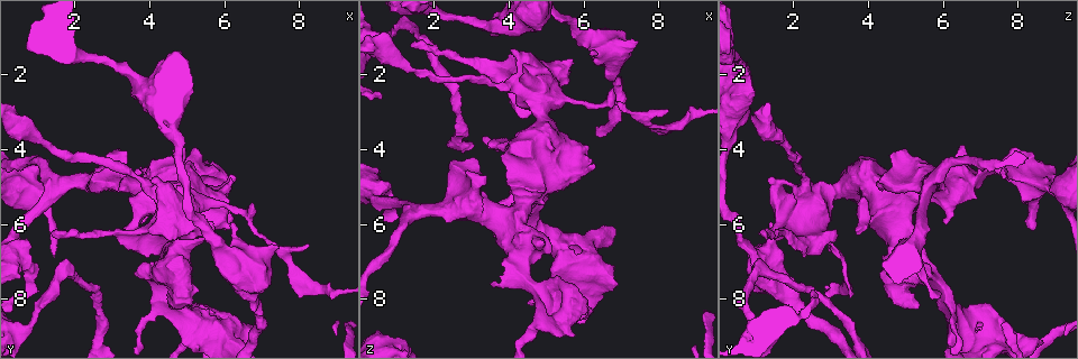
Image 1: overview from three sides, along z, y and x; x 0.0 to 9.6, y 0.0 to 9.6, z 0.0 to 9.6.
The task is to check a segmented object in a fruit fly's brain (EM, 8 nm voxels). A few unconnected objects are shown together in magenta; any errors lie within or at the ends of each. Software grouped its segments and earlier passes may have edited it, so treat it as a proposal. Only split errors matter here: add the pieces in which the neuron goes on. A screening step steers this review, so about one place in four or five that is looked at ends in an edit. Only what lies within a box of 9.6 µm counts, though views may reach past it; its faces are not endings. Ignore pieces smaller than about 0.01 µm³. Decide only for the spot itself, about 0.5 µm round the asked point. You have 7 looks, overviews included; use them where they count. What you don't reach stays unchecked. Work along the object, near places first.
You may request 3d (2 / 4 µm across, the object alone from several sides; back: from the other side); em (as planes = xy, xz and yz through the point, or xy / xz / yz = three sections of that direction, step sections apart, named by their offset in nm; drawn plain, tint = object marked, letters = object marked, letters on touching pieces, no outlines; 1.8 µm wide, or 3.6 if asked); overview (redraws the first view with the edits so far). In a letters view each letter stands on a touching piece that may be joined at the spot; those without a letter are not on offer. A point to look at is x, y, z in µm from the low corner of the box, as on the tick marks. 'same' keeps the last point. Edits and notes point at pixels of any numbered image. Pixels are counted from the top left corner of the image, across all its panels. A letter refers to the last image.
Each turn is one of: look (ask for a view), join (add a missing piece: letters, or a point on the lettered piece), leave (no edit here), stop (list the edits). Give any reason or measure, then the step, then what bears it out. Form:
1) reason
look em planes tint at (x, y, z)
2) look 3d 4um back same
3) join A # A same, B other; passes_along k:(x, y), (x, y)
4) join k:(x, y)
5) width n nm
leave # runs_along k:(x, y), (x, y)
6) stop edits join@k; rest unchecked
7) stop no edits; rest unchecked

an open end
look 3d 4um back at (7.45, 6.65, 1.10)

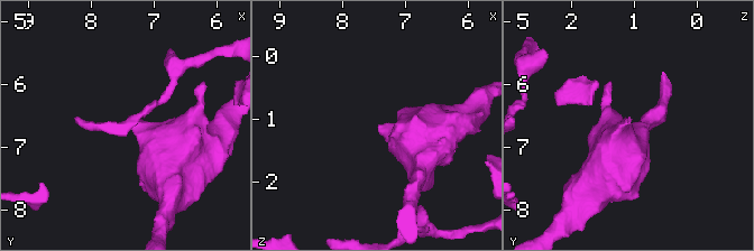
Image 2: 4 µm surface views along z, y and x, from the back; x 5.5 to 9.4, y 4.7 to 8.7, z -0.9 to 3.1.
look em 3.6um yz step 16 tint at (7.45, 6.60, 1.15)

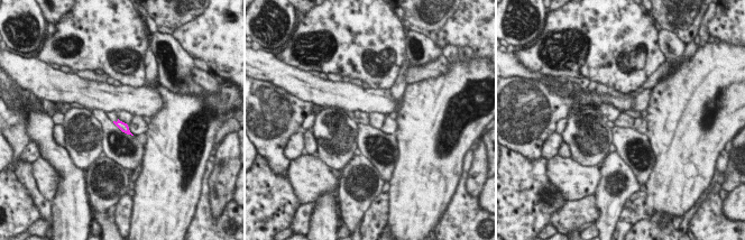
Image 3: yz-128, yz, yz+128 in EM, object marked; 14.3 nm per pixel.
look em 3.6um xy step 8 letters same

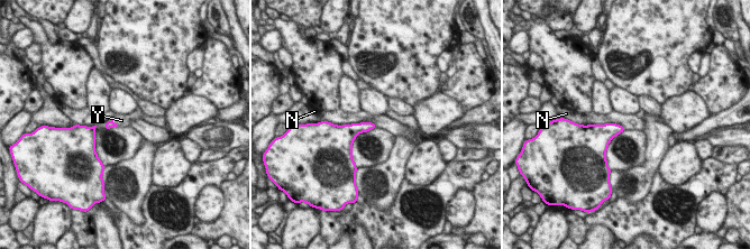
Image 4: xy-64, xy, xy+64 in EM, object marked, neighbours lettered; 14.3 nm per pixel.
join Y # N other, Y same; passes_along 4:(108, 125), (112, 121), (121, 120); the neuron continues

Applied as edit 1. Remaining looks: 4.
three-way junction
look em planes letters at (4.50, 8.00, 6.10)

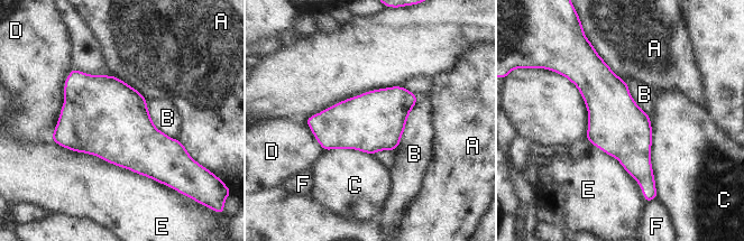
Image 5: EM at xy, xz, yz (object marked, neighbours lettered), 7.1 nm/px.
leave # A other, B other, C other, D other, E other, F other; border 5:(418, 95), (395, 150); no lettered piece goes on from it

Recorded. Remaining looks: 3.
thick turns thin
look em xz step 4 plain at (4.50, 5.15, 9.00)

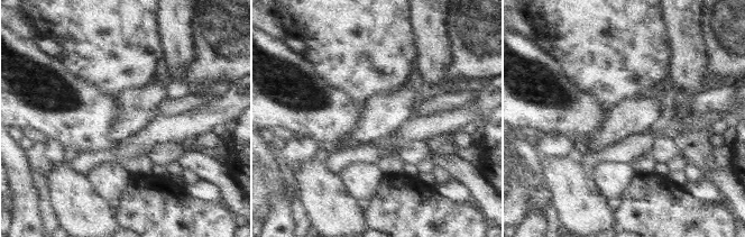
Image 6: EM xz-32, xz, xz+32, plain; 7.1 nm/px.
what lies round it
look em xz step 4 letters same

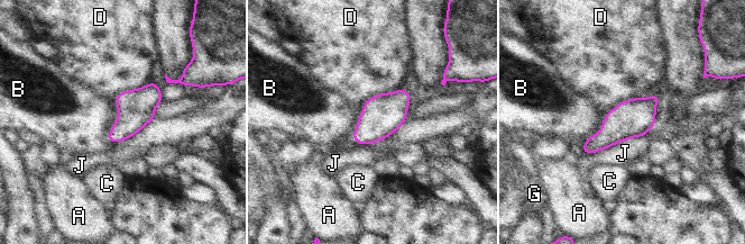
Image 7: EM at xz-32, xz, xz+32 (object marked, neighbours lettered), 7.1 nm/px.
width 280 nm
leave # A other, B other, C other, D other, G other, J other; border 7:(115, 98), (112, 144); no lettered piece goes on from it

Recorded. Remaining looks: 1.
stop edits join@4; rest unchecked

